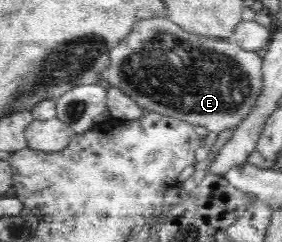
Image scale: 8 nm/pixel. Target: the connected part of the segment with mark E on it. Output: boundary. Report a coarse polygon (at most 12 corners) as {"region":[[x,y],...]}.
{"region":[[142,19],[101,75],[212,133],[262,91],[262,54]]}

